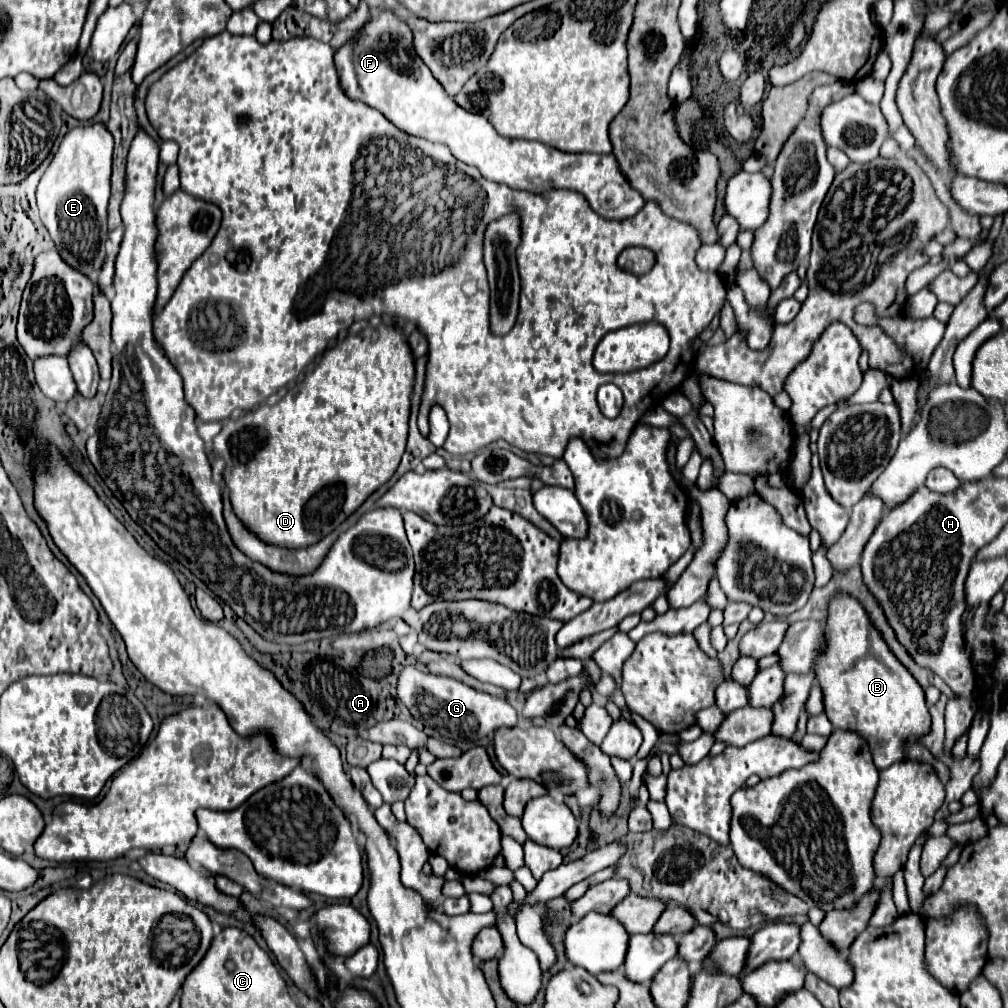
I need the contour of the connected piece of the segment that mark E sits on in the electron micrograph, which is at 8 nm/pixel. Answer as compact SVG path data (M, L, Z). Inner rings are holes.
M104 124L70 130L54 154L50 168L44 172L36 192L40 218L62 260L84 272L84 276L88 276L92 282L98 278L106 260L106 208L110 196L112 148L114 138Z

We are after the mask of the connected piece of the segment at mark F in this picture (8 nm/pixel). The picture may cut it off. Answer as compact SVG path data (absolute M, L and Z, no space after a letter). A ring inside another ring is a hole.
M384 8L372 14L354 40L334 52L334 64L340 86L350 100L362 100L370 108L380 110L396 128L410 136L448 146L458 160L476 166L480 174L492 182L528 192L544 192L548 188L574 190L584 194L592 210L608 220L630 218L644 206L644 198L628 184L626 176L622 176L614 154L568 154L544 146L542 142L510 140L500 136L484 116L460 108L448 92L444 92L428 66L422 64L420 56L416 56L412 48L412 30L392 10ZM606 184L624 188L624 200L614 208L600 202L600 192Z

